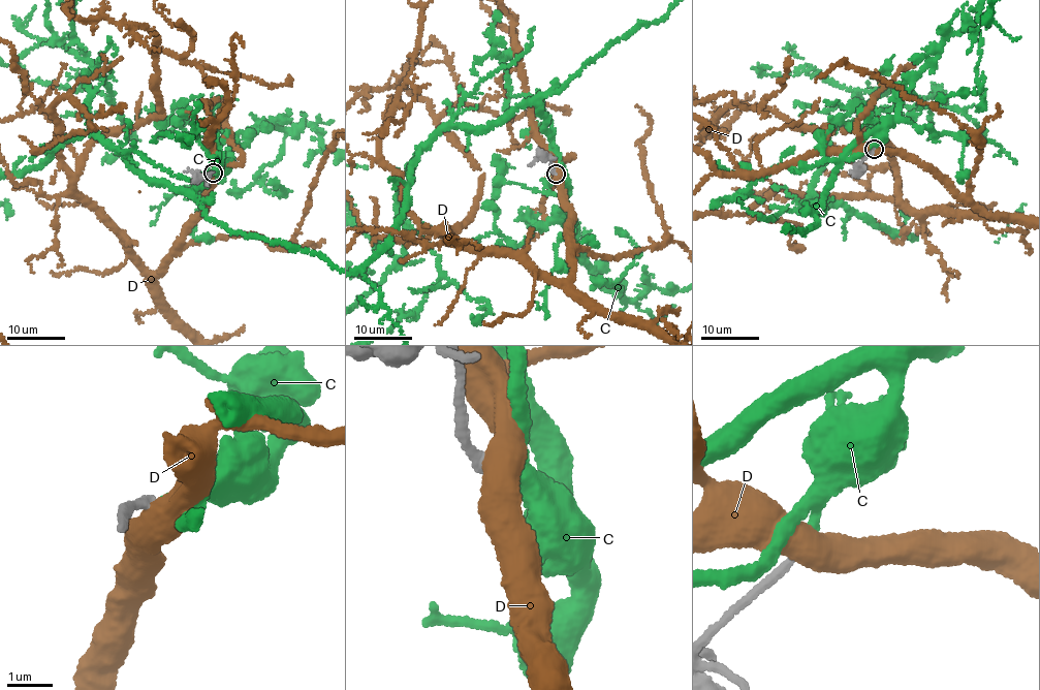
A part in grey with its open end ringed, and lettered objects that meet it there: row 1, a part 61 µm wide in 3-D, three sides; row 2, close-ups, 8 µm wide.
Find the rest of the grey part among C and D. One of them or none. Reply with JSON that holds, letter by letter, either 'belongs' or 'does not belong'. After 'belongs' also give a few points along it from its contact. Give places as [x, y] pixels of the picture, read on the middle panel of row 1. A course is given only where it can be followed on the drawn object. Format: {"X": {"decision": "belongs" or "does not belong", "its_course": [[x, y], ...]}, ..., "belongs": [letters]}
{"C": {"decision": "belongs"}, "D": {"decision": "does not belong"}, "belongs": ["C"]}

